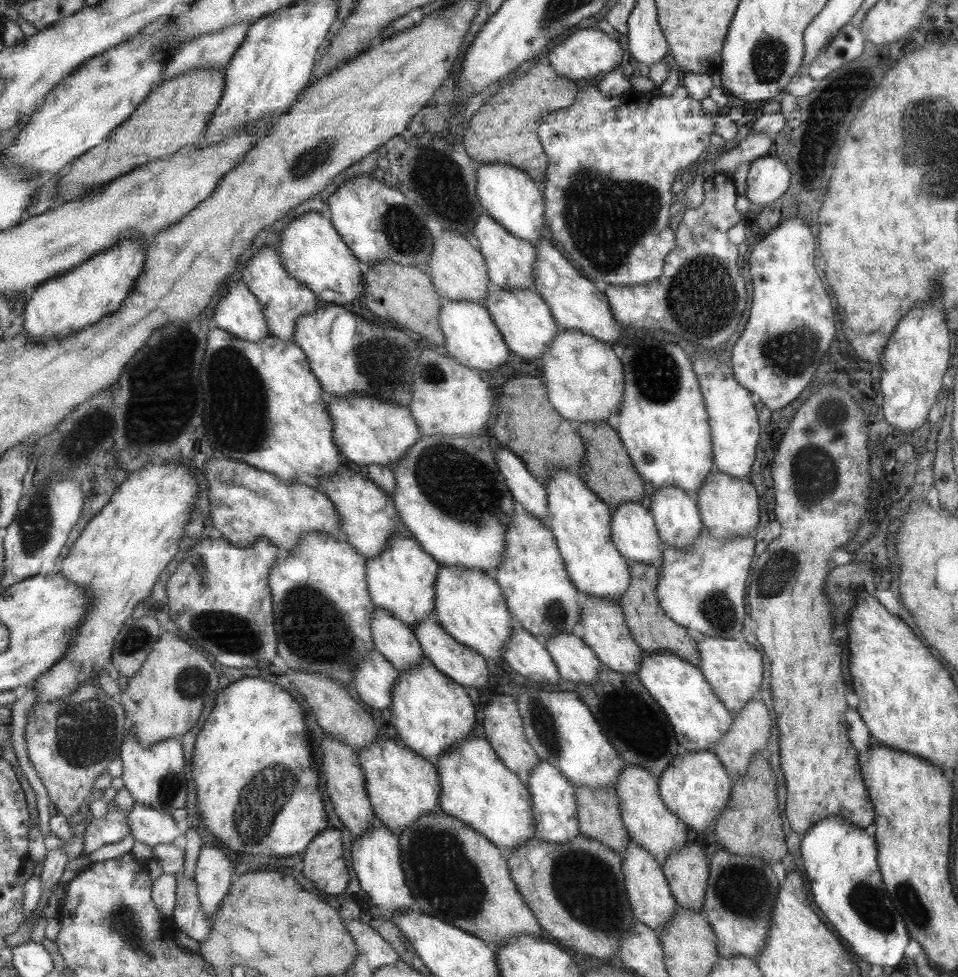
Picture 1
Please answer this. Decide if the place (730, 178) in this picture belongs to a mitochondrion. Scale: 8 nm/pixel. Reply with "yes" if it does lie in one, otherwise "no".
no

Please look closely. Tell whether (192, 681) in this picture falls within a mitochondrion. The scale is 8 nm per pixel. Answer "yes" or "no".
yes

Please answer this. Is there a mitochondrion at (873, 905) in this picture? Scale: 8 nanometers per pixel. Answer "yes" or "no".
yes

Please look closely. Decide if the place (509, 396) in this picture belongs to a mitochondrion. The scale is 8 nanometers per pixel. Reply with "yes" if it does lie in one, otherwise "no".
no

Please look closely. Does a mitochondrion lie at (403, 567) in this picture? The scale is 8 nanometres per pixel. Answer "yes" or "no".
no

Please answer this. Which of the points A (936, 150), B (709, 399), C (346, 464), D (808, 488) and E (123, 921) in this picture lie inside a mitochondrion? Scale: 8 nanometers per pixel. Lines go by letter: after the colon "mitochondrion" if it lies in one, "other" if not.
A: mitochondrion
B: other
C: other
D: mitochondrion
E: mitochondrion

